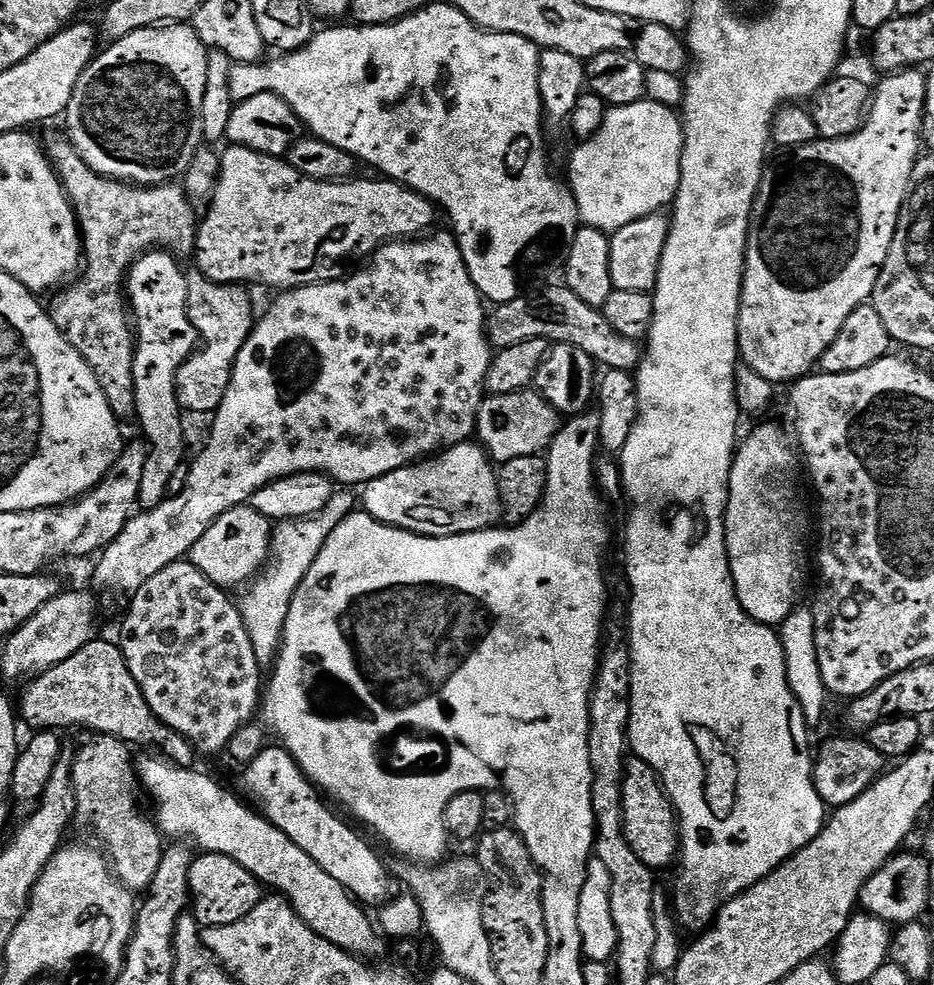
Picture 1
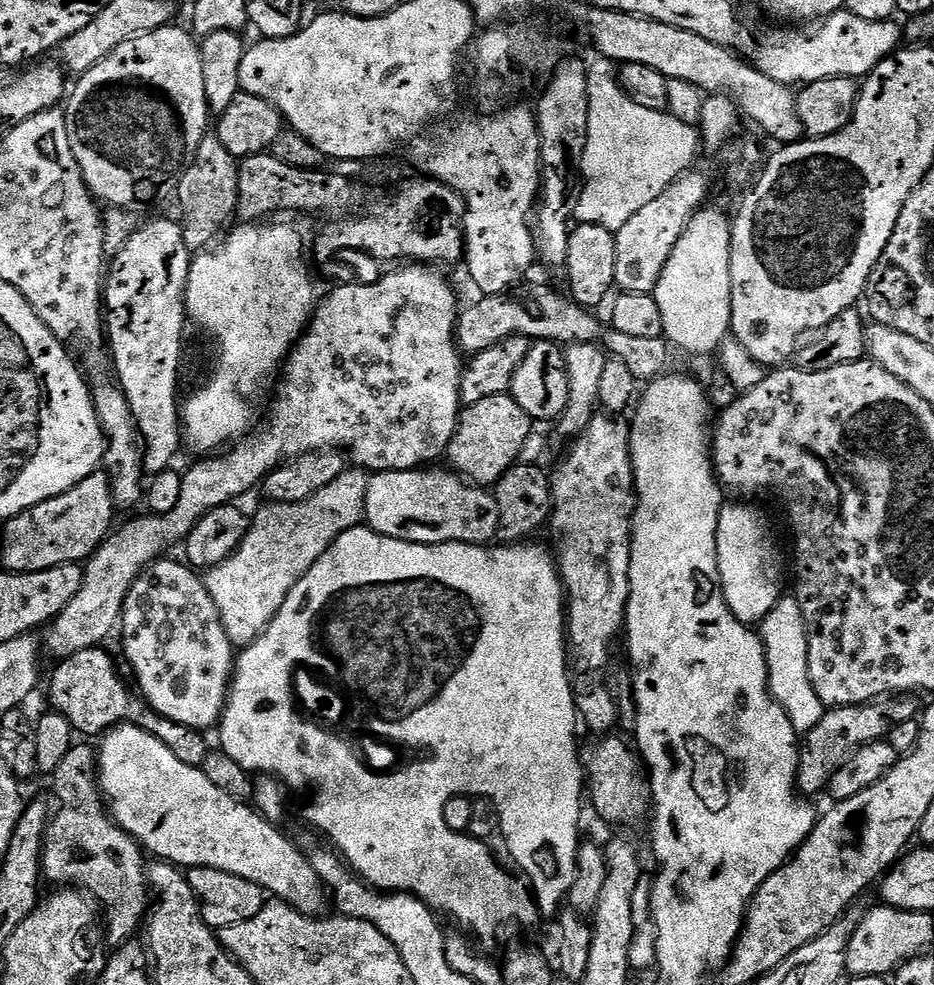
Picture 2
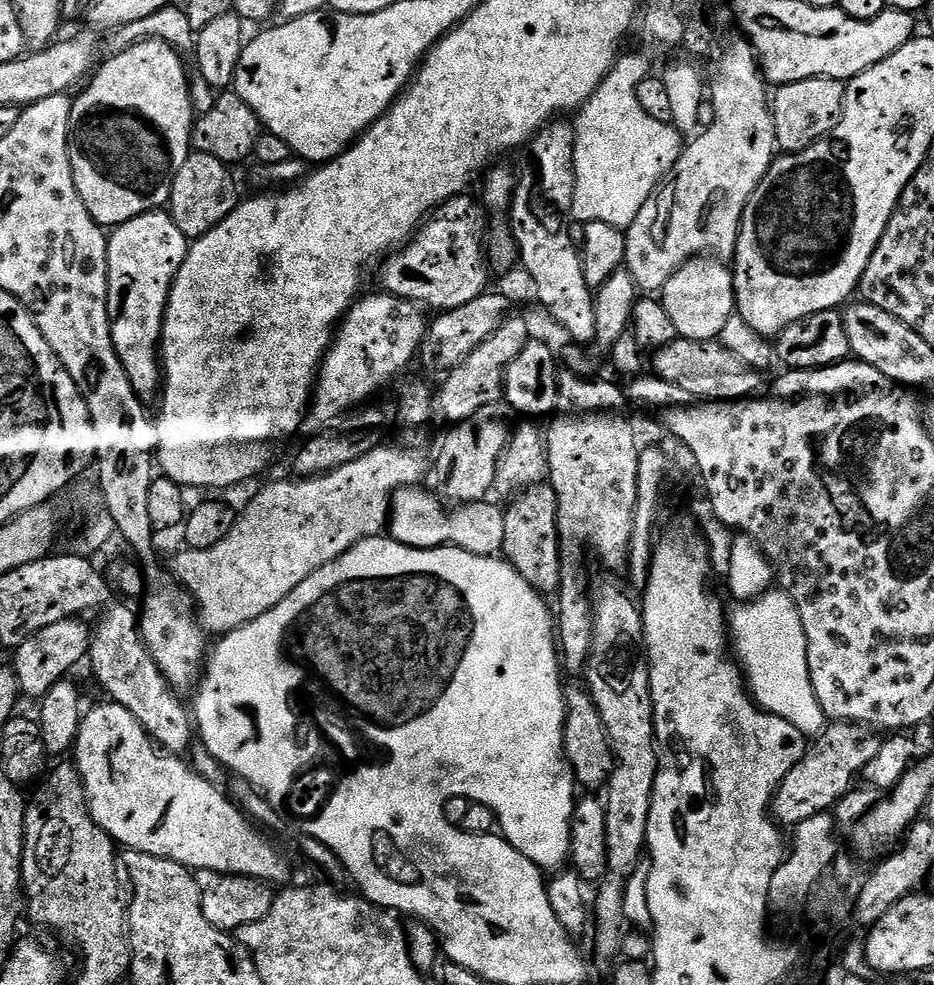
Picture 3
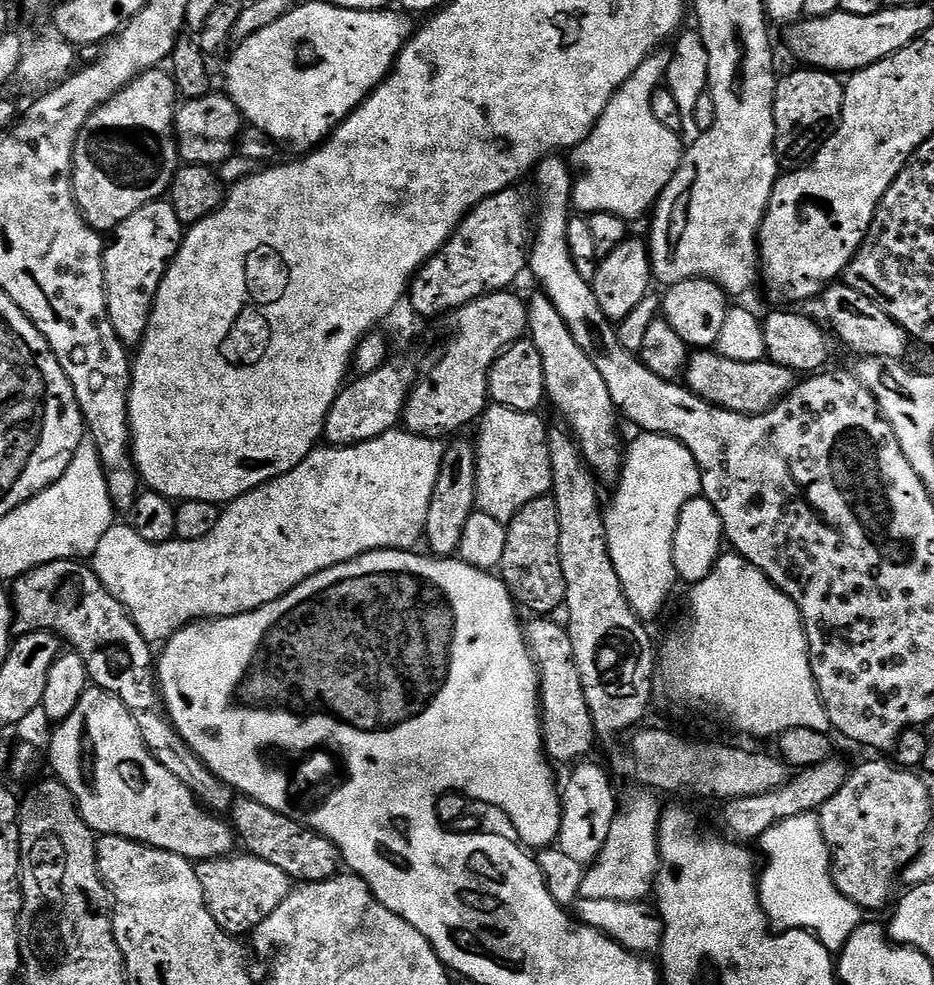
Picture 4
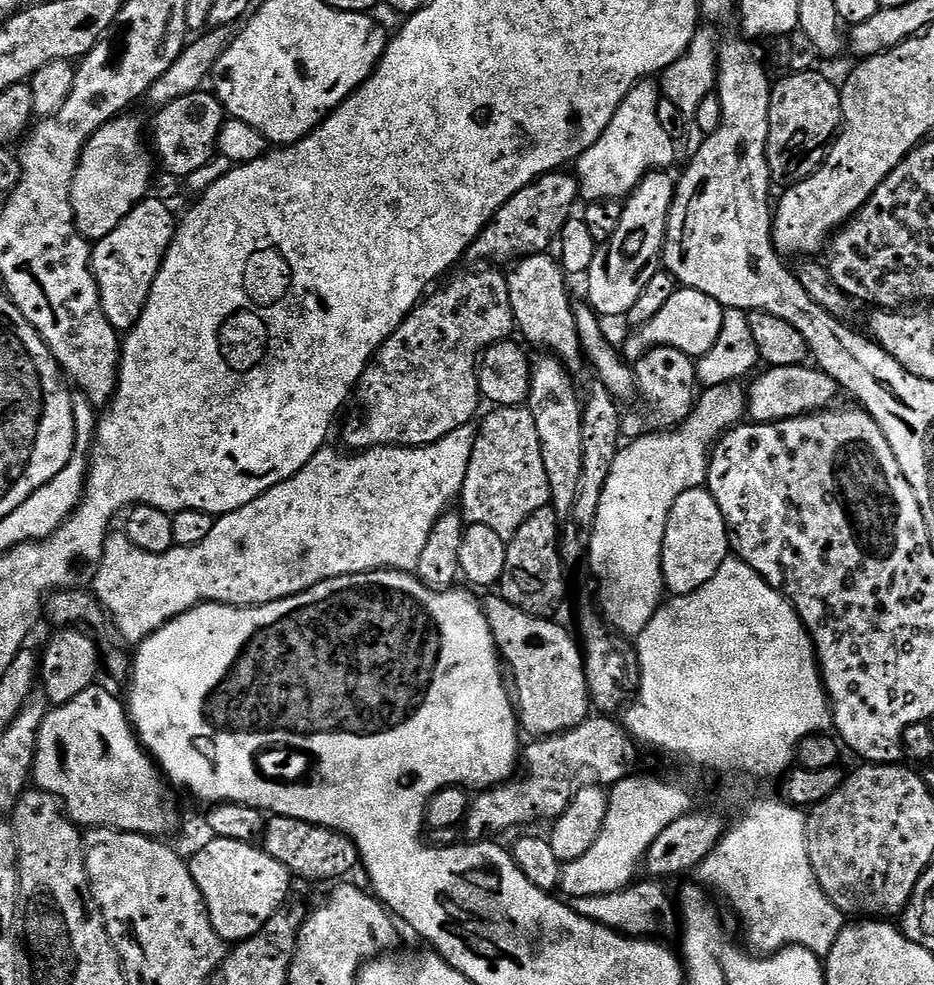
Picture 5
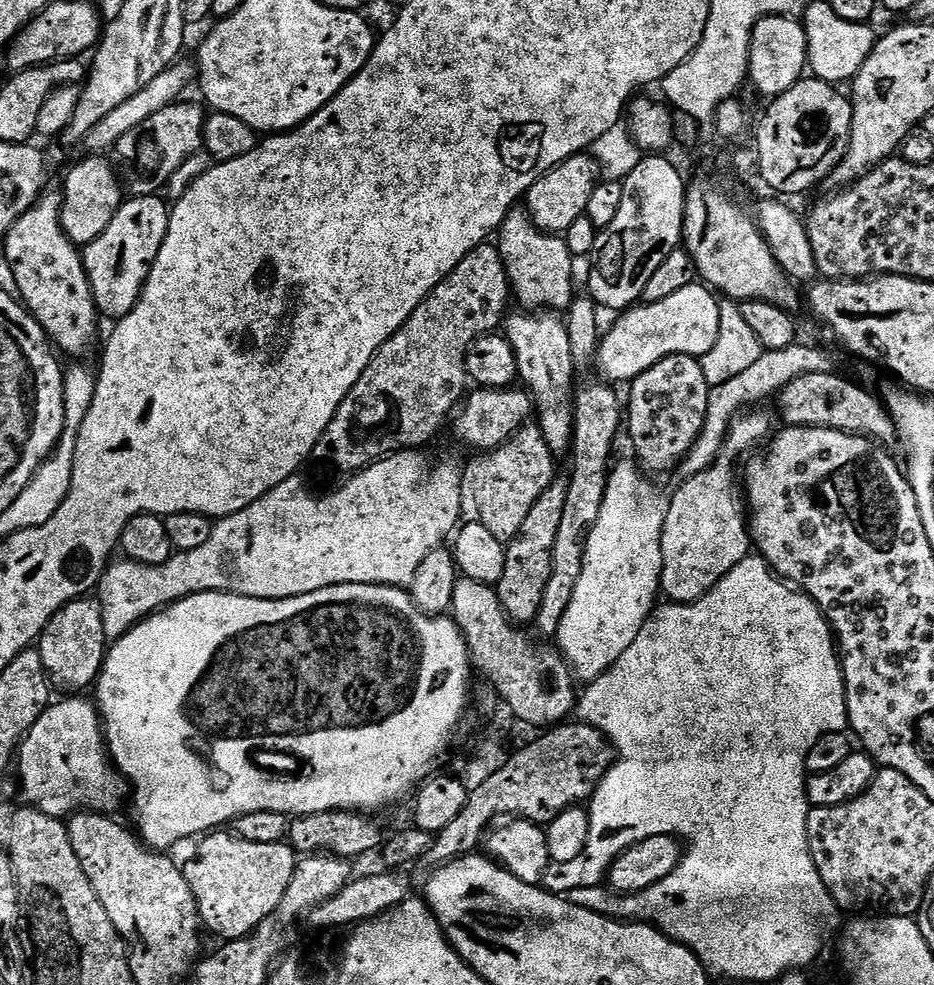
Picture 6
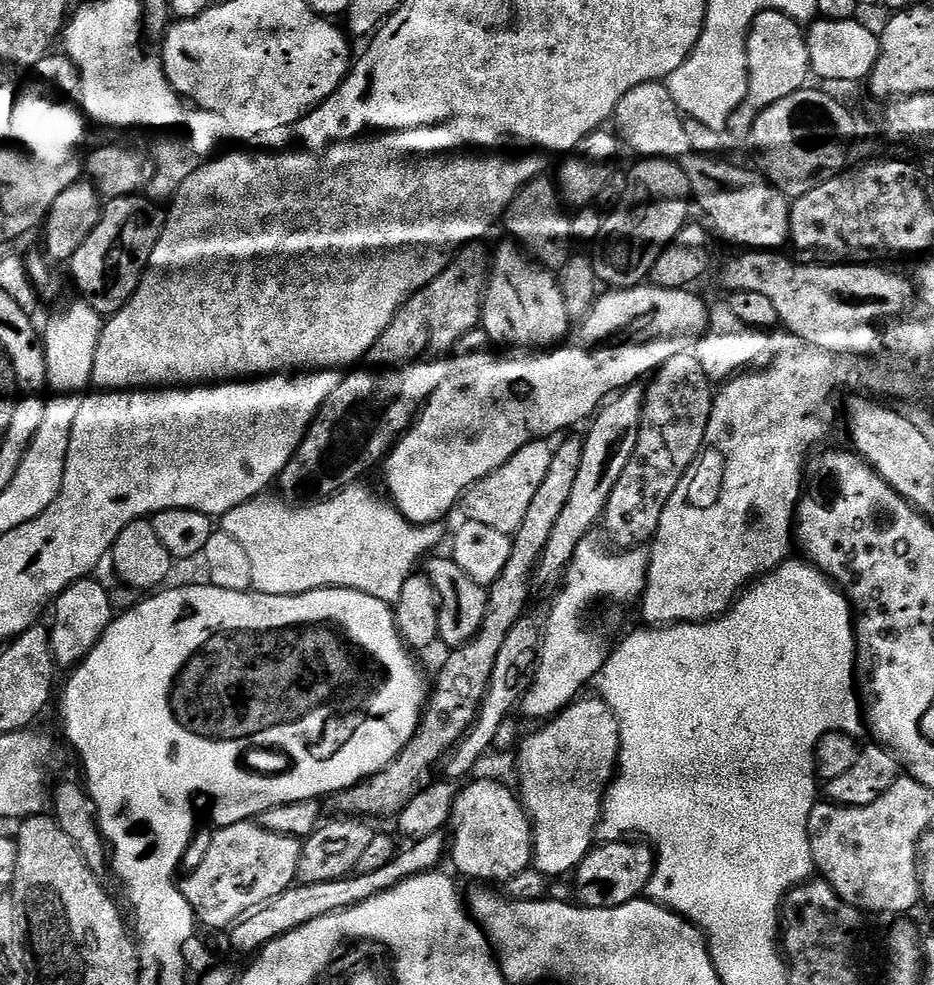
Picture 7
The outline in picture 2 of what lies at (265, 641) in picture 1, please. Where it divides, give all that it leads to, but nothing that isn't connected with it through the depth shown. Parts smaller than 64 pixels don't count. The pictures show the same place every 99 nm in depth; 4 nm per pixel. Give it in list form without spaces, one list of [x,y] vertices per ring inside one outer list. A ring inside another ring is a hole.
[[[346,470],[341,476],[334,478],[330,486],[325,486],[322,490],[318,490],[318,494],[302,502],[265,503],[265,508],[258,509],[256,517],[254,515],[251,517],[248,532],[236,551],[220,564],[207,569],[203,577],[204,584],[208,587],[210,598],[214,598],[218,614],[226,626],[226,632],[230,634],[230,640],[237,649],[247,648],[268,629],[278,610],[282,610],[282,602],[286,602],[290,590],[294,590],[294,586],[312,569],[314,562],[318,562],[318,558],[326,554],[328,547],[343,532],[361,527],[366,516],[369,481],[367,471]]]

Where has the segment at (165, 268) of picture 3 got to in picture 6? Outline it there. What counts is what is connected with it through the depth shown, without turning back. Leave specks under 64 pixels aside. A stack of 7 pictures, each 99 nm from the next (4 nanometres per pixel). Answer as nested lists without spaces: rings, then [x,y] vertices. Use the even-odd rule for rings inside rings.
[[[159,195],[125,199],[110,226],[106,226],[106,230],[102,230],[102,234],[98,234],[98,238],[83,249],[84,269],[101,317],[119,318],[130,314],[140,301],[144,284],[158,258],[158,250],[162,250],[162,242],[166,242],[168,233],[170,208],[160,199]]]

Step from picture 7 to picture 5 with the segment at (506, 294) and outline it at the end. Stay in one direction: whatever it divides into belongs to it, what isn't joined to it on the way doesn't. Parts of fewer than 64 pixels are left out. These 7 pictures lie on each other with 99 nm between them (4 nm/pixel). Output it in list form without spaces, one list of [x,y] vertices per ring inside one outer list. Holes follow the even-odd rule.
[[[544,354],[532,366],[532,381],[530,382],[530,394],[526,401],[526,407],[532,412],[537,420],[538,437],[542,448],[543,465],[546,466],[546,473],[549,479],[551,496],[551,507],[557,513],[571,513],[574,502],[578,498],[578,486],[582,482],[582,407],[581,393],[576,393],[576,384],[564,361],[556,359],[551,354]]]

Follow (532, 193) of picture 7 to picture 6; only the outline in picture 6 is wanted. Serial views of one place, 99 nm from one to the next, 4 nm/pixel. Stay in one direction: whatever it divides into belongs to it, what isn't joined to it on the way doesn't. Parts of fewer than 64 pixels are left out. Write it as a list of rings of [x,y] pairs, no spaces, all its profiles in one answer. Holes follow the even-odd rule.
[[[517,206],[508,213],[498,229],[500,257],[506,266],[508,287],[528,310],[566,310],[574,299],[572,292],[572,263],[574,257],[564,238],[544,232],[532,221],[523,207]]]

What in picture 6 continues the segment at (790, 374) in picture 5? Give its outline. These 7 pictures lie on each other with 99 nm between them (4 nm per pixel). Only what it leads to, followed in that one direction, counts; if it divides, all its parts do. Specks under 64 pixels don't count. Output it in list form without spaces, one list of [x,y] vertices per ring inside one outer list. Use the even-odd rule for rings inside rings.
[[[807,372],[794,378],[778,393],[780,412],[787,423],[805,428],[837,428],[843,432],[853,432],[855,436],[869,437],[881,445],[888,446],[897,439],[896,424],[887,407],[880,404],[864,388],[859,388],[852,380],[836,376],[831,372]]]

